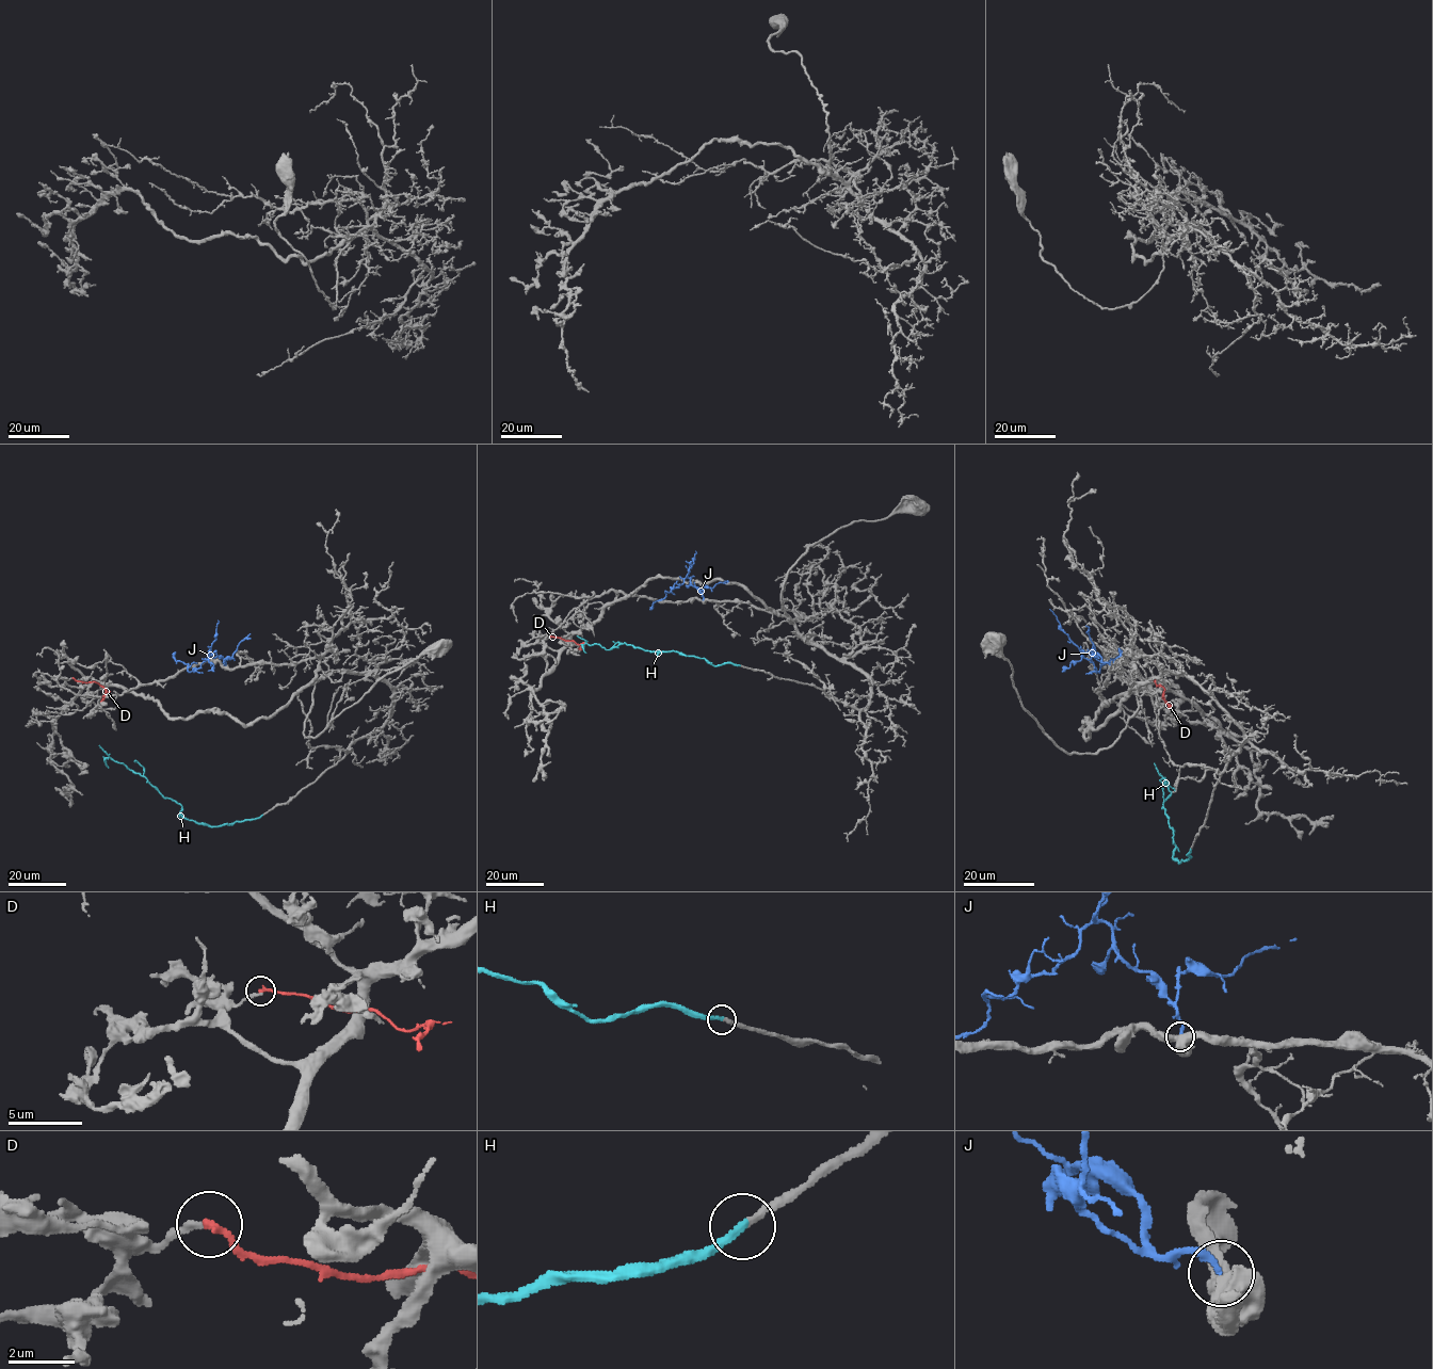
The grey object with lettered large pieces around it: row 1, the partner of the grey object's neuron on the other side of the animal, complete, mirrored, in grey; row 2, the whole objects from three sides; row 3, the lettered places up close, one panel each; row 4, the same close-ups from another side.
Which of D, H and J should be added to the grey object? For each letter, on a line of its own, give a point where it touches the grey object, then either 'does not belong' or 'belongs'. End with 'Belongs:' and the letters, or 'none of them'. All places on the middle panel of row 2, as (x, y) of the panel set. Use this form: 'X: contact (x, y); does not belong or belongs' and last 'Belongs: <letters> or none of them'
D: contact (550, 637); does not belong
H: contact (740, 665); belongs
J: contact (703, 599); does not belong
Belongs: H

